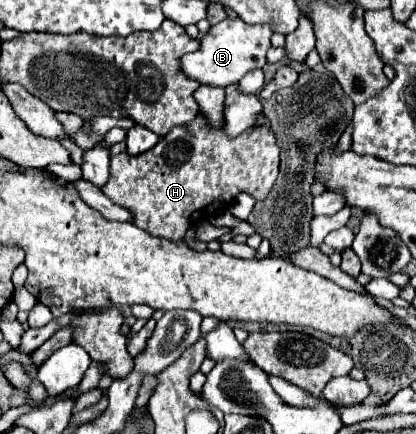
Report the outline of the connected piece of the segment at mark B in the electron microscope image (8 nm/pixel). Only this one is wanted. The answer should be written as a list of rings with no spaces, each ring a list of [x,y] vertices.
[[[227,17],[201,37],[201,47],[197,51],[187,53],[179,59],[181,71],[201,85],[229,87],[233,83],[239,83],[245,73],[261,69],[267,63],[265,53],[271,47],[271,35],[273,31],[269,25],[249,25],[239,17]]]

